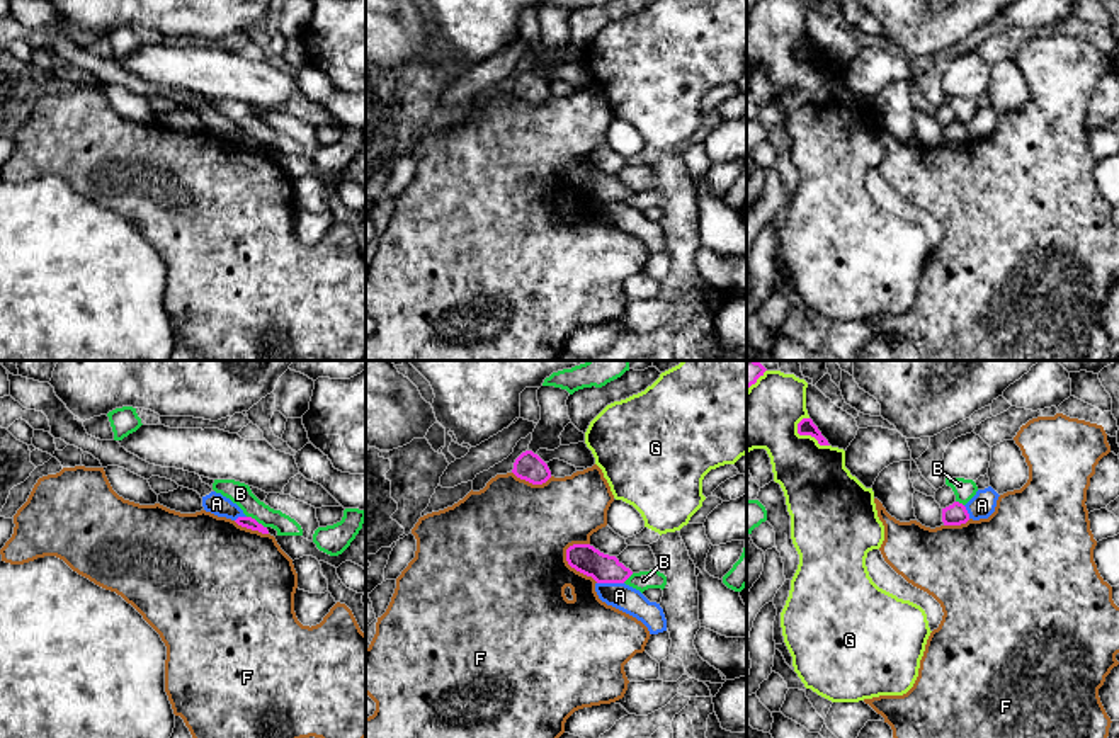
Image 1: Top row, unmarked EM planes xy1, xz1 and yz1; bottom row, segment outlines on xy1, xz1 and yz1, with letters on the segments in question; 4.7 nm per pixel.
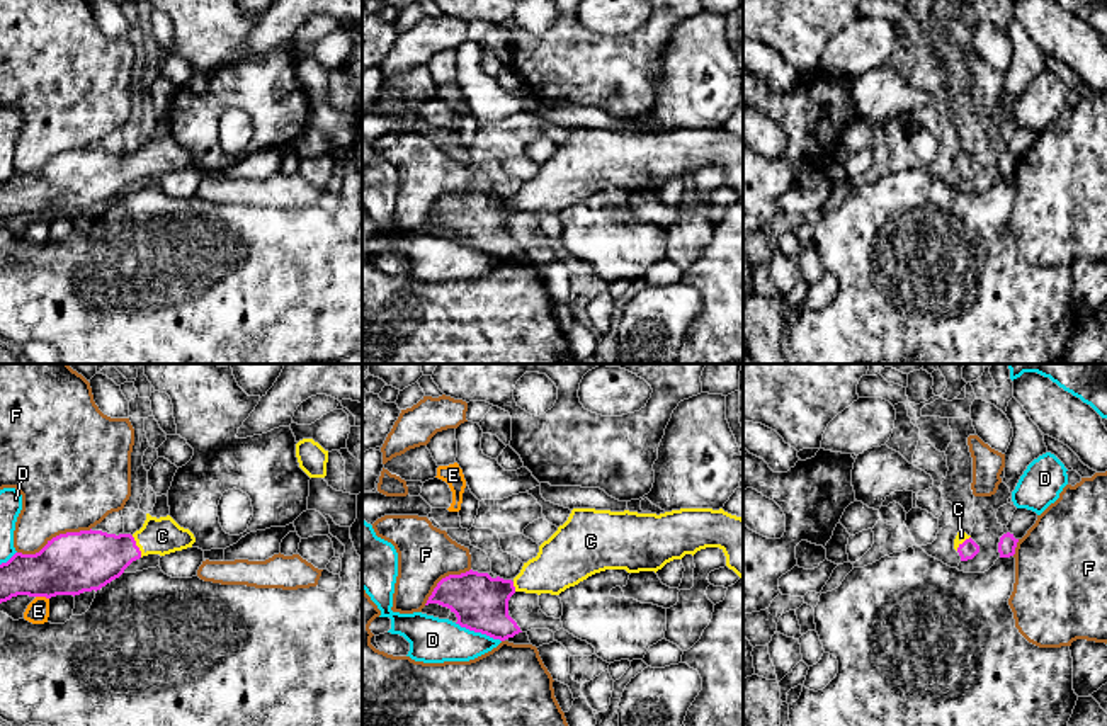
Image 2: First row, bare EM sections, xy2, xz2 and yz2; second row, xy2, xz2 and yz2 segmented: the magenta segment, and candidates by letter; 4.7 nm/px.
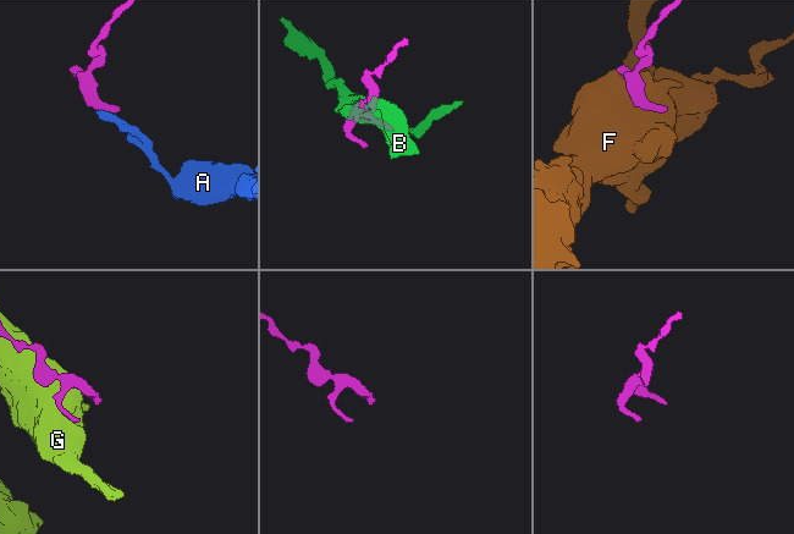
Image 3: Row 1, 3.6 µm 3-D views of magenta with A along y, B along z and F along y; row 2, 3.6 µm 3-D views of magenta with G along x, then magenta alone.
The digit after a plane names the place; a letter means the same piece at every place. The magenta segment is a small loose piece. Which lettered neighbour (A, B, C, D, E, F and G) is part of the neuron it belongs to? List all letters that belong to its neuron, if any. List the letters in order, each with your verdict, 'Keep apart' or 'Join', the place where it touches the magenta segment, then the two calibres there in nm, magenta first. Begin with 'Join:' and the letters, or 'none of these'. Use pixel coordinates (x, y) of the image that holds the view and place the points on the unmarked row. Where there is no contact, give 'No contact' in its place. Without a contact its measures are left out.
Join: C
A: Keep apart. Touches magenta at xz1 (611, 201). Thickness 140 nm (magenta) against 120 nm
B: Keep apart. Touches magenta at xy1 (255, 140). Thickness 60 nm (magenta) against 110 nm
C: Join. Touches magenta at xy2 (136, 165). Thickness 280 nm (magenta) against 180 nm
D: Keep apart. Touches magenta at xz2 (478, 250). Thickness 260 nm (magenta) against 220 nm
E: Keep apart. Touches magenta at xy2 (43, 215). Thickness 300 nm (magenta) against 110 nm
F: Keep apart. Touches magenta at xy2 (53, 157). Thickness 300 nm (magenta) against 440 nm
G: Keep apart. Touches magenta at yz1 (810, 53). Thickness 80 nm (magenta) against 320 nm

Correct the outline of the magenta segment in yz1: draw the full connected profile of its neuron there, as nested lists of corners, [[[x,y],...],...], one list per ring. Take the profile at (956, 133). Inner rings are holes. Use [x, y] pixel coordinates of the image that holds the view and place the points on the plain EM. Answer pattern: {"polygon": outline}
{"polygon": [[[959,121],[942,128],[942,141],[944,145],[961,145],[969,139],[969,133],[966,126]]]}

